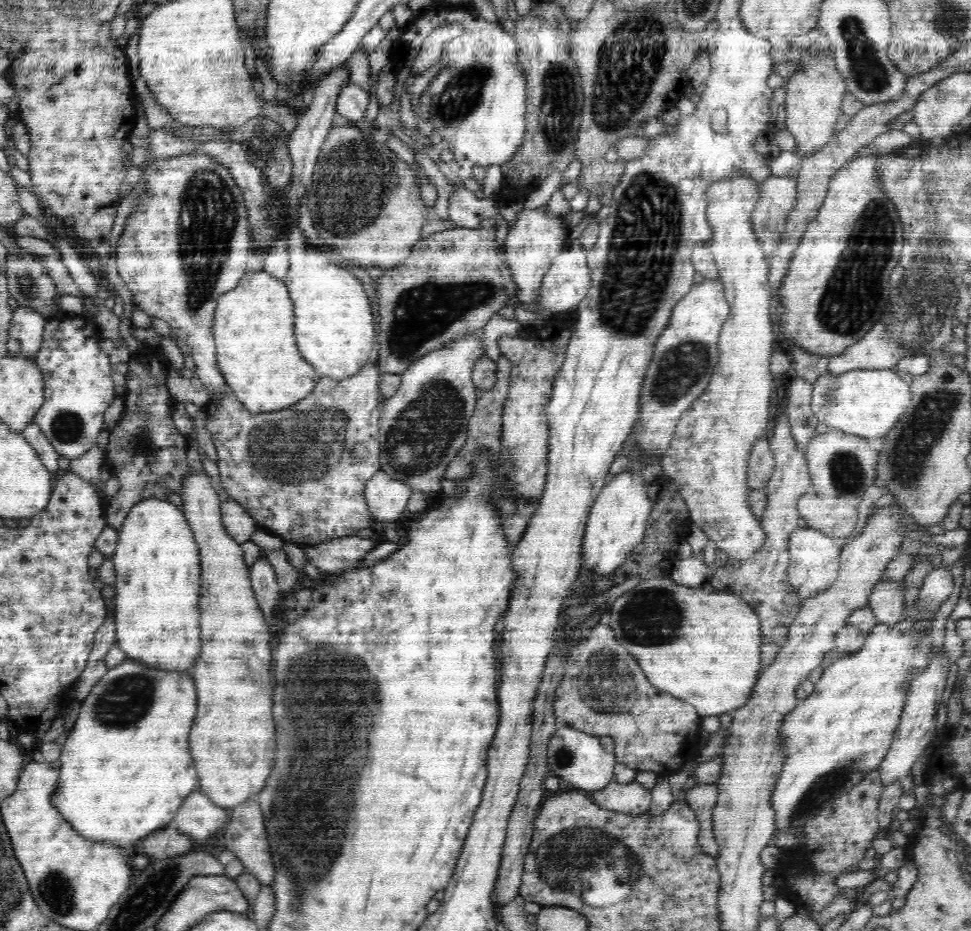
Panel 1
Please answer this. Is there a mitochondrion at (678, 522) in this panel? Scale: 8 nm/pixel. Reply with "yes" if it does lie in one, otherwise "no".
yes

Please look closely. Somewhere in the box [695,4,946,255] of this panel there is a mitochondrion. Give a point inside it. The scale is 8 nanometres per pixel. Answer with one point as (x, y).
(870, 75)

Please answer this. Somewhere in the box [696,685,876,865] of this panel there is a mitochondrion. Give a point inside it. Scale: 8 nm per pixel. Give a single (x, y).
(823, 788)

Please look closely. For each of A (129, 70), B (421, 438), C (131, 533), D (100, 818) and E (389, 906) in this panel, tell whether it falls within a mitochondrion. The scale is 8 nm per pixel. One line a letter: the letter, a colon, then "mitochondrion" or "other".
A: other
B: mitochondrion
C: other
D: other
E: other

